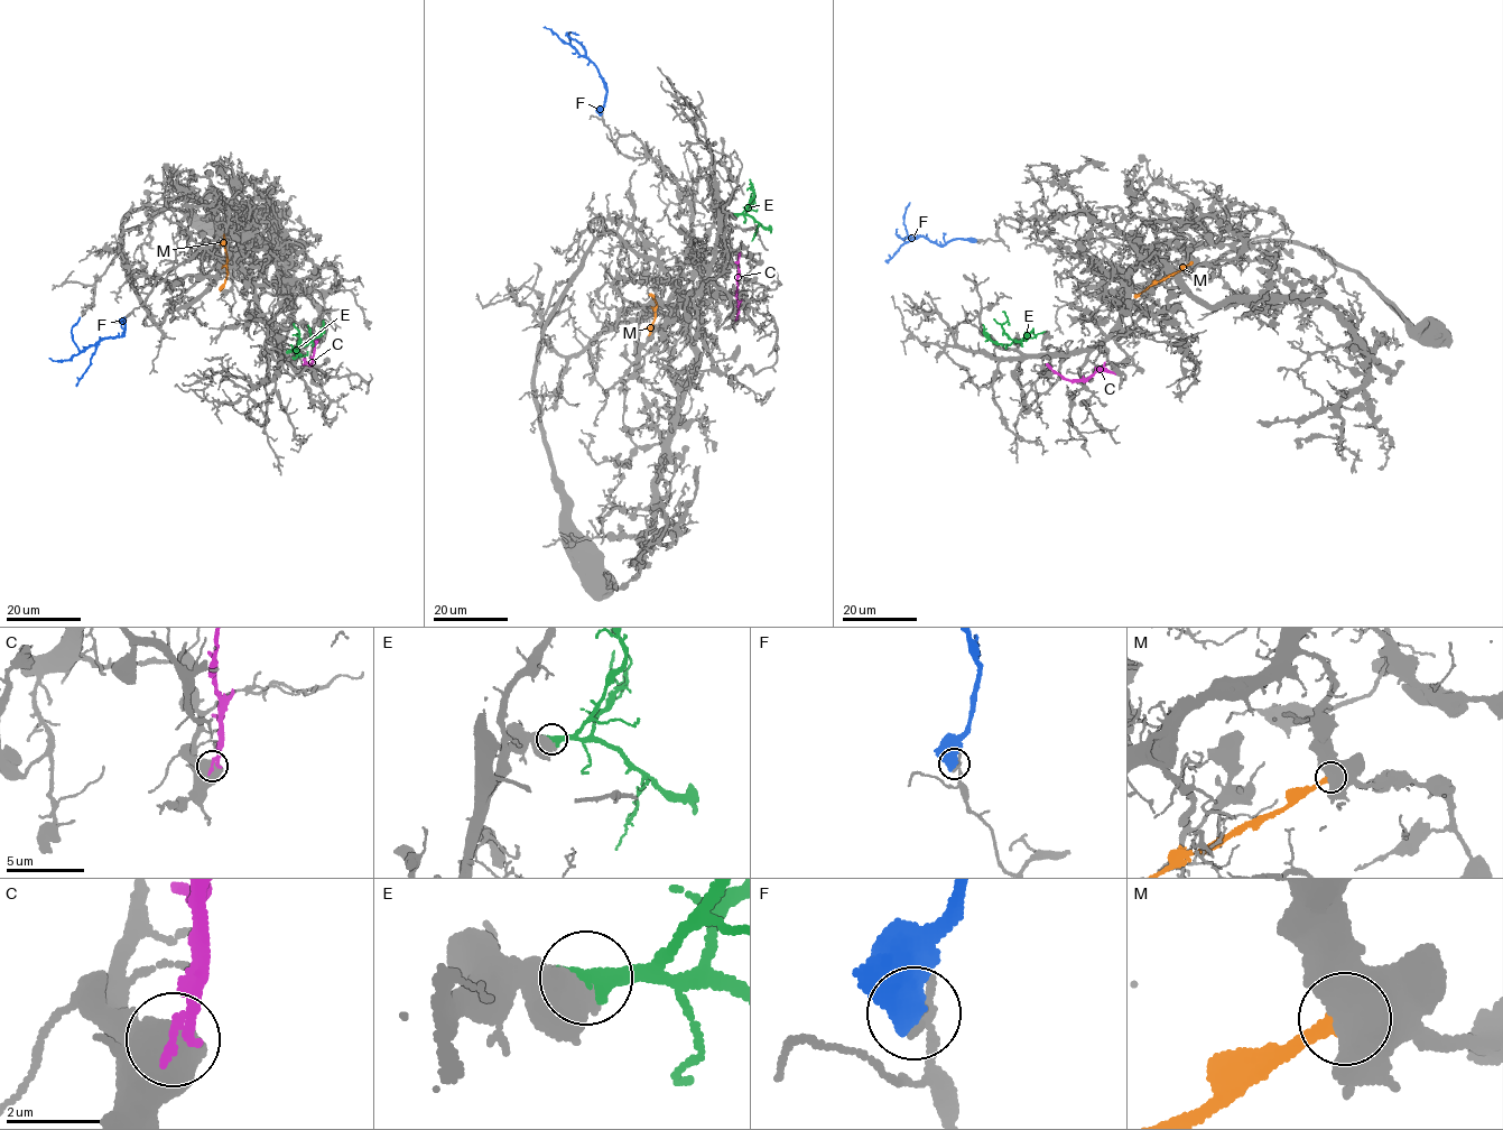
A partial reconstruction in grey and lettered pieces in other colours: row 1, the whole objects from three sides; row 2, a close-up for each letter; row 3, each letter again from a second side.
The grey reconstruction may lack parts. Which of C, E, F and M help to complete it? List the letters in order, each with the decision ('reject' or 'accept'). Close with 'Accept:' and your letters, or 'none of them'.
C: reject
E: accept
F: reject
M: reject
Accept: E

